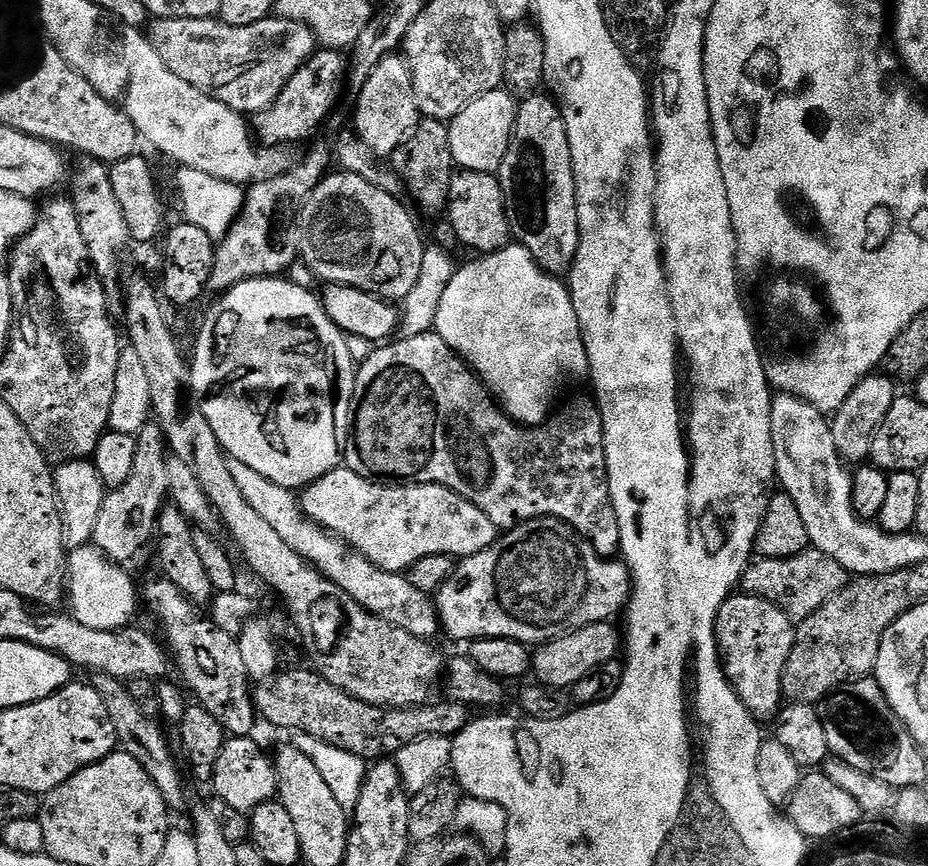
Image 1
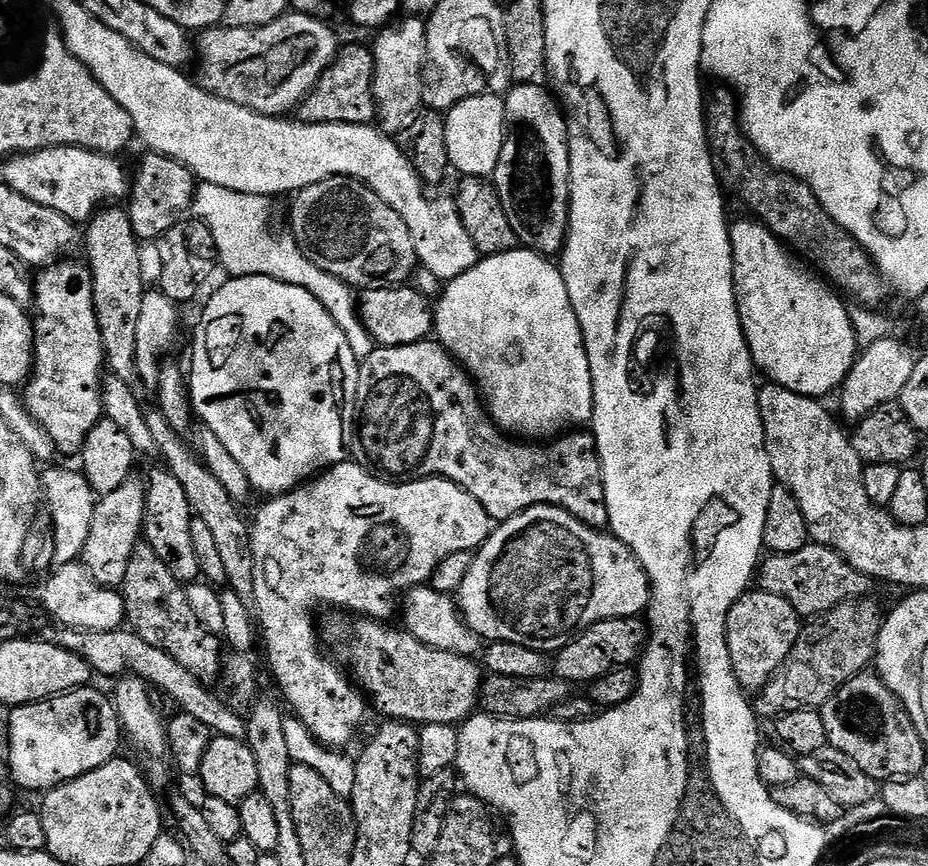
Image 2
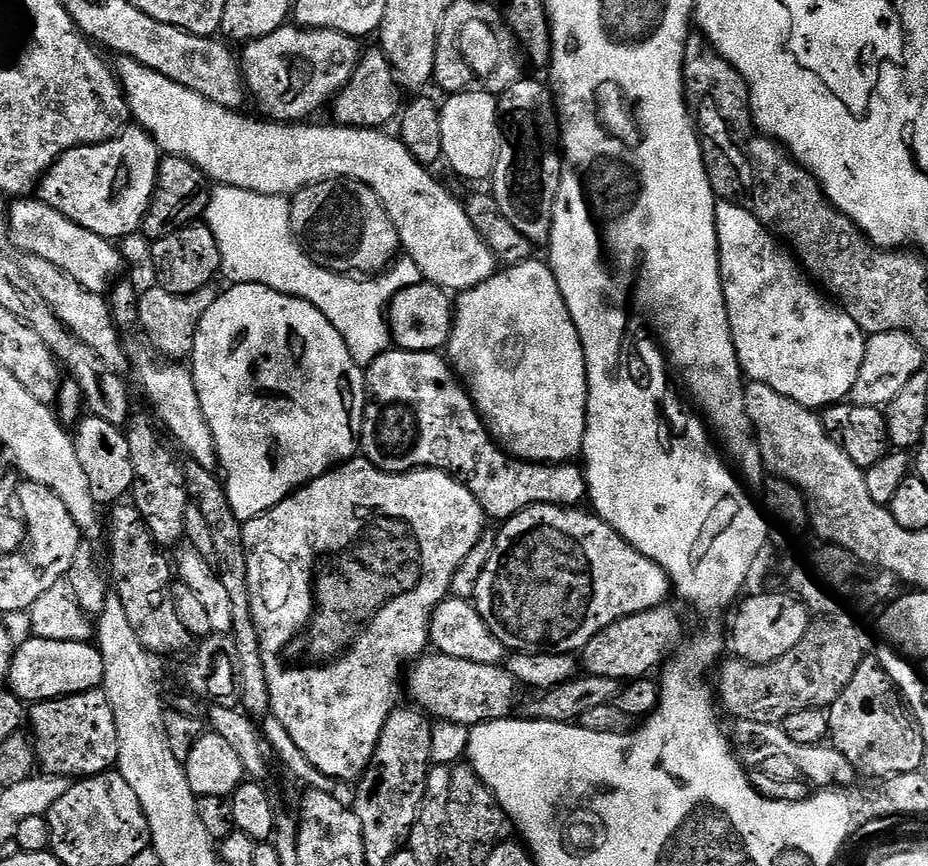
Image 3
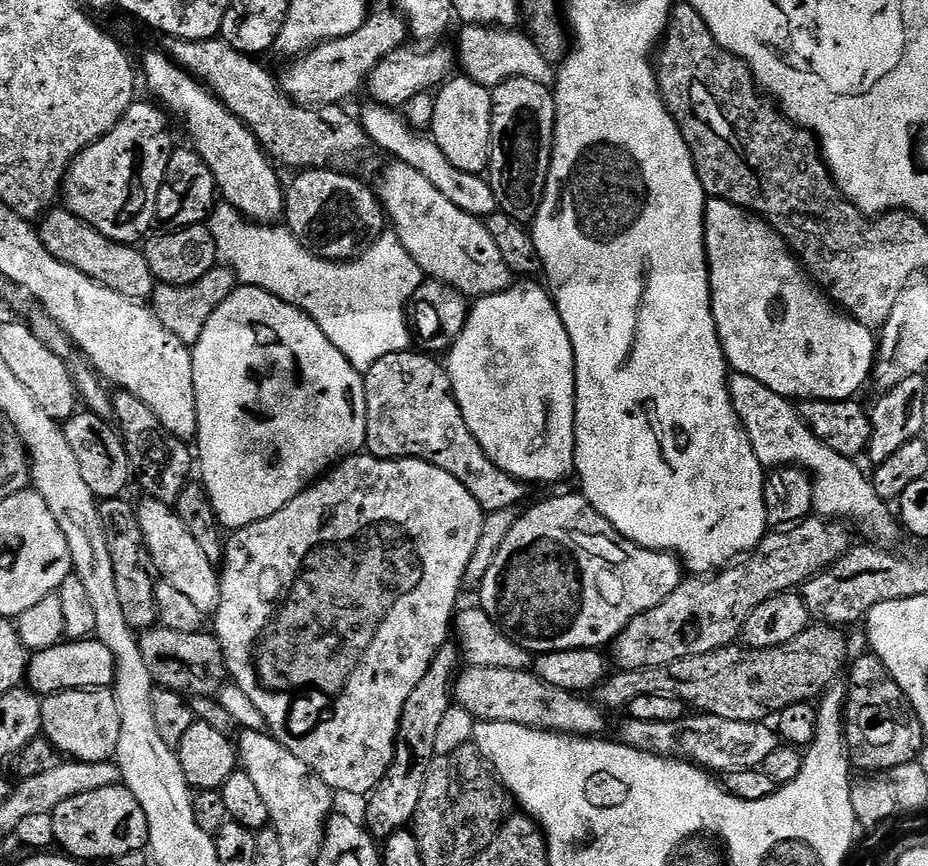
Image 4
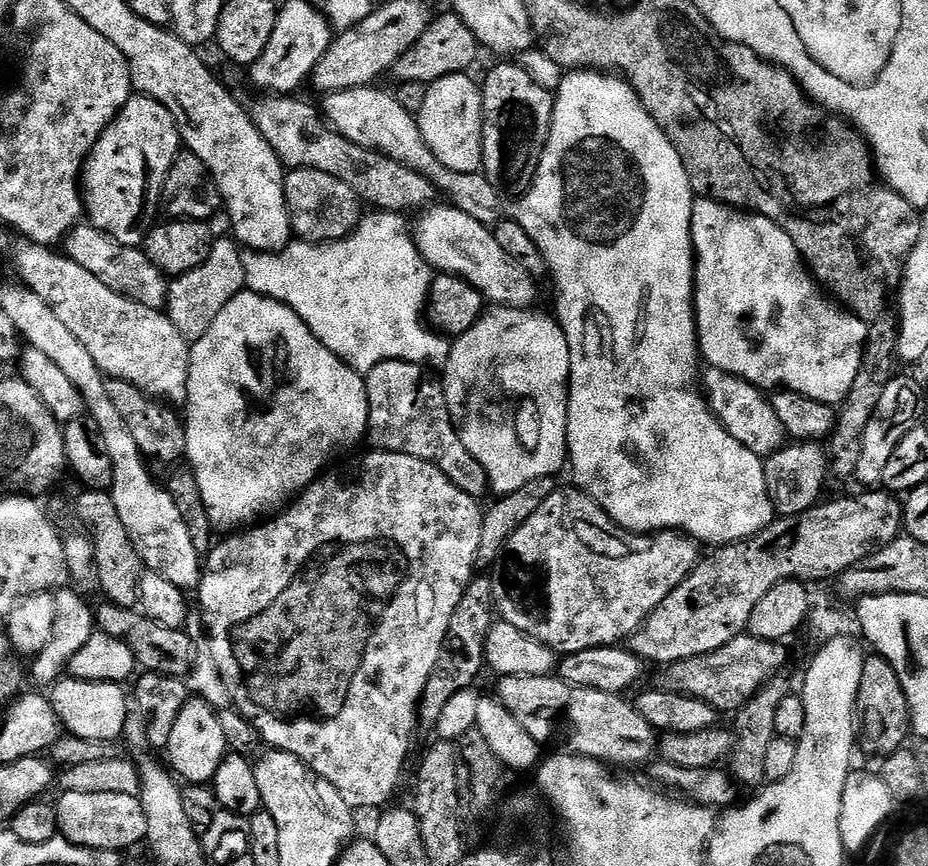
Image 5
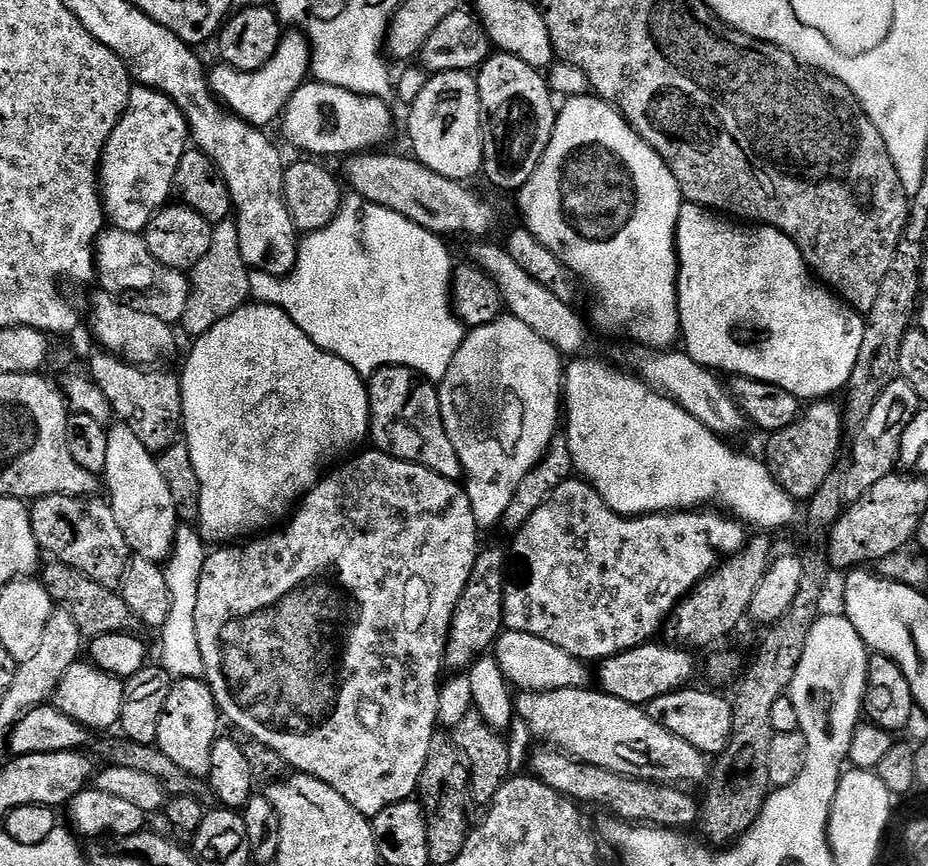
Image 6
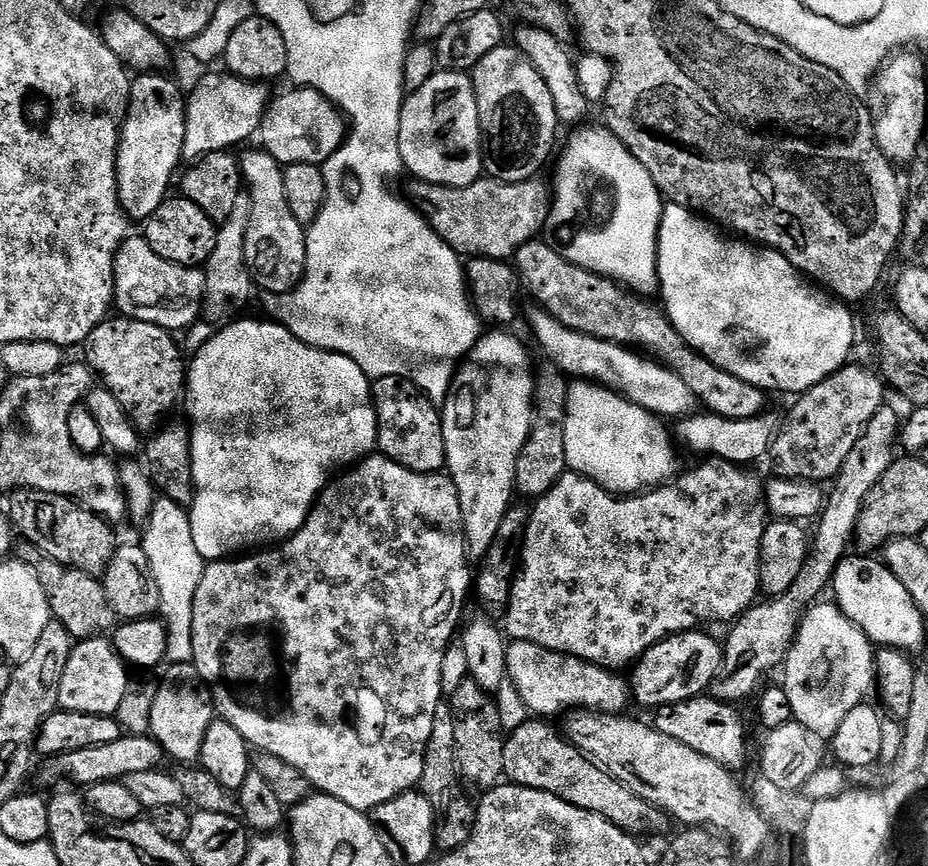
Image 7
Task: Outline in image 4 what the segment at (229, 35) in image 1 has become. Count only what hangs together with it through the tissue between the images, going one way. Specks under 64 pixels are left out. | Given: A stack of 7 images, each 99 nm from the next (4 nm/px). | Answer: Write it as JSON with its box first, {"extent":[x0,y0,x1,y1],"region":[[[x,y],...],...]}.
{"extent":[279,11,409,106],"region":[[[373,11],[364,24],[354,30],[354,34],[346,34],[346,38],[334,38],[302,56],[297,56],[284,73],[279,73],[280,89],[295,104],[305,106],[323,106],[325,104],[343,105],[356,91],[365,87],[370,70],[386,58],[394,50],[405,47],[409,39],[408,24],[399,11]]]}

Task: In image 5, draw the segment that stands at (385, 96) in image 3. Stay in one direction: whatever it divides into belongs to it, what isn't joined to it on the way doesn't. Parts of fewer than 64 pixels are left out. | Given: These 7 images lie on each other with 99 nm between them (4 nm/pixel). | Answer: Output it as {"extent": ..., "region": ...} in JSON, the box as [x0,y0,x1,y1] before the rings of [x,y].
{"extent":[390,10,481,84],"region":[[[445,10],[440,17],[429,19],[426,34],[394,62],[390,76],[396,82],[418,82],[419,84],[433,84],[447,76],[458,76],[469,71],[468,67],[476,60],[476,52],[481,51],[480,43],[470,34],[470,26],[462,22],[462,18],[451,10]]]}

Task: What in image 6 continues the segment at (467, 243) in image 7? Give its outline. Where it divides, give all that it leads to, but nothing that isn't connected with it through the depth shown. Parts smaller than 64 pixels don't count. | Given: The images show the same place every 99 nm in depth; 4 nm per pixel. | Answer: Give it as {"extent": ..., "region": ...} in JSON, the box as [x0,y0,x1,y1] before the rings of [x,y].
{"extent":[342,154,500,238],"region":[[[356,154],[345,159],[344,176],[342,180],[348,184],[355,195],[366,198],[366,202],[374,202],[378,206],[386,206],[386,210],[394,210],[394,214],[402,214],[402,218],[410,218],[418,226],[430,230],[435,236],[449,238],[448,236],[476,236],[472,238],[488,238],[496,228],[500,216],[496,208],[484,196],[479,196],[474,189],[468,188],[467,183],[451,180],[442,174],[434,174],[426,165],[415,158],[404,156],[376,156],[380,154]]]}

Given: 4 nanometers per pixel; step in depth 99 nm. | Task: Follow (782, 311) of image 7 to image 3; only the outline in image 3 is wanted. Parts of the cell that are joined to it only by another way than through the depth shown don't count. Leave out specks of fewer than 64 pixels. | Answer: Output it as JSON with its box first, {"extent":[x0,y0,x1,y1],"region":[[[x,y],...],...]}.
{"extent":[716,203,866,410],"region":[[[717,203],[716,229],[724,305],[730,318],[730,334],[734,338],[740,369],[745,377],[749,381],[762,382],[770,386],[770,390],[778,390],[778,394],[813,410],[823,410],[847,401],[854,382],[858,382],[858,370],[862,370],[866,343],[866,334],[858,322],[854,322],[839,303],[829,299],[809,279],[793,253],[743,204]]]}

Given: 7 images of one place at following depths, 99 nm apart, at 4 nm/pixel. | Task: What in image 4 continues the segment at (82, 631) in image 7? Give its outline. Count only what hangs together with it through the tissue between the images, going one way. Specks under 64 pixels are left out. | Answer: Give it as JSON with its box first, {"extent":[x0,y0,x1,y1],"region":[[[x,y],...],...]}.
{"extent":[139,626,228,696],"region":[[[163,626],[145,628],[139,633],[142,659],[150,670],[153,685],[193,696],[216,696],[225,687],[228,666],[224,662],[222,646],[211,631],[201,630],[178,634]]]}

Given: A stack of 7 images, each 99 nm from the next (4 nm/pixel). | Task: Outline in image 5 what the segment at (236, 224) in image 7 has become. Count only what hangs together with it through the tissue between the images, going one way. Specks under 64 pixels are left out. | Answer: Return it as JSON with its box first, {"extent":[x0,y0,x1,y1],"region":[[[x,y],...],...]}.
{"extent":[166,239,246,342],"region":[[[213,239],[212,249],[202,262],[202,266],[194,266],[186,274],[175,277],[168,285],[168,302],[166,311],[170,322],[174,322],[174,330],[182,334],[190,342],[195,342],[214,326],[214,318],[226,310],[226,302],[230,302],[239,292],[245,291],[246,270],[242,266],[244,252],[235,239]]]}

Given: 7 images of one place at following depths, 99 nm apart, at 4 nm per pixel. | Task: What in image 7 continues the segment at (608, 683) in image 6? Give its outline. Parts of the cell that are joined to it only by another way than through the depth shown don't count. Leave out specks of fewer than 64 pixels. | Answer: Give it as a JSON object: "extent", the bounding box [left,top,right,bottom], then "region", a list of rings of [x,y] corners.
{"extent":[630,630,724,710],"region":[[[701,630],[667,636],[662,642],[650,646],[635,664],[631,665],[630,696],[644,708],[655,710],[662,706],[674,706],[674,702],[686,702],[695,696],[705,695],[720,679],[720,667],[724,665],[724,645],[718,639],[707,636]]]}

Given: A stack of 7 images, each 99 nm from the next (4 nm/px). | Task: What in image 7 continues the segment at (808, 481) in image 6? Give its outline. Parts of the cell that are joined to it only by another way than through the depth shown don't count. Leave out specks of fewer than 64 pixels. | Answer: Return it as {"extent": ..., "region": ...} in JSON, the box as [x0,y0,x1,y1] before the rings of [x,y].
{"extent":[770,362,885,481],"region":[[[855,362],[845,364],[818,386],[809,388],[789,410],[789,424],[777,431],[772,442],[770,461],[776,467],[775,475],[782,480],[835,481],[874,414],[885,407],[884,388],[879,371],[871,372]]]}

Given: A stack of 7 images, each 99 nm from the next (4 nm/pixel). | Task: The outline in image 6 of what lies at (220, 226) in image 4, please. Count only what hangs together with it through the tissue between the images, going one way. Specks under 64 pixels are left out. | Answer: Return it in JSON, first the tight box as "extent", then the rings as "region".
{"extent":[249,194,466,382],"region":[[[348,194],[341,199],[340,212],[326,226],[317,232],[309,232],[299,241],[296,250],[296,264],[287,276],[271,276],[265,272],[249,271],[251,299],[261,304],[269,304],[281,308],[308,337],[322,350],[342,358],[350,366],[354,366],[357,374],[371,378],[380,368],[409,368],[427,380],[439,382],[444,379],[446,370],[450,370],[450,362],[454,362],[454,354],[459,350],[466,335],[466,329],[457,316],[452,315],[452,269],[454,259],[448,253],[448,248],[441,237],[435,236],[430,230],[410,222],[410,218],[402,218],[402,214],[394,214],[394,210],[386,210],[386,206],[378,206],[374,202],[366,202],[366,198]]]}

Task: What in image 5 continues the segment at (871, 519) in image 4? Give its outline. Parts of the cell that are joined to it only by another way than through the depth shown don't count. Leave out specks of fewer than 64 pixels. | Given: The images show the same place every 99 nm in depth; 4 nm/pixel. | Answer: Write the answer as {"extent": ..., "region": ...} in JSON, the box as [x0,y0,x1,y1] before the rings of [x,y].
{"extent":[702,366,786,458],"region":[[[711,366],[702,372],[702,391],[709,408],[722,422],[722,426],[730,434],[730,438],[738,438],[746,450],[761,458],[777,452],[786,443],[786,433],[778,414],[774,414],[771,399],[756,385],[746,382],[729,372],[723,372]]]}

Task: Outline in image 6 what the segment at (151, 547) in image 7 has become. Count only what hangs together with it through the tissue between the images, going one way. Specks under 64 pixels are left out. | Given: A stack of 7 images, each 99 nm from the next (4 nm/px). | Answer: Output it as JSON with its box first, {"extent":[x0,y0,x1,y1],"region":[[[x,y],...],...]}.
{"extent":[159,526,208,681],"region":[[[180,526],[176,530],[176,541],[172,547],[172,555],[166,561],[164,577],[166,586],[170,590],[170,618],[166,618],[163,628],[159,629],[160,636],[160,660],[159,667],[167,670],[173,681],[198,680],[204,676],[204,663],[202,662],[202,650],[198,650],[198,630],[194,627],[194,609],[198,606],[198,582],[202,578],[202,566],[206,562],[208,552],[199,531],[192,526]]]}

